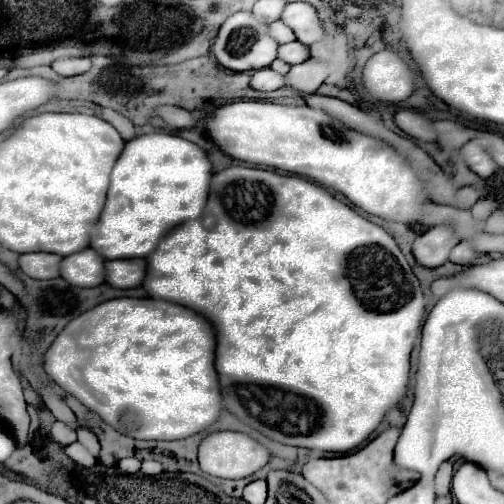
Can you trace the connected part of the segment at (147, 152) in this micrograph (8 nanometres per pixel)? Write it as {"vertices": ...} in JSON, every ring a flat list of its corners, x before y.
{"vertices":[[144,134,126,142,110,174,110,198,92,230,90,246,106,260,146,258,178,224,196,220,208,200,212,162,194,142,174,134]]}

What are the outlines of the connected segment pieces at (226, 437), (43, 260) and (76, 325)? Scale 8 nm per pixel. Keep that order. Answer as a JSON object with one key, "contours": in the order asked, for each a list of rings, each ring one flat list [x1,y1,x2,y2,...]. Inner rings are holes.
{"contours":[[[214,432,214,434,208,434,198,448,200,468,206,474,218,476,218,478,246,478,246,476,252,476,254,472,264,468,270,462,270,458,272,458,272,454,266,446,262,446,258,440,254,440,252,436,242,434,242,432]],[[36,252,36,254,22,254,20,256,20,268,36,280,52,280,60,276,60,262,62,256,58,254,46,254,46,252]],[[114,298,98,304,90,312,84,312,82,316,78,316,78,320,72,320,62,330,62,334,58,334,58,338,54,340,54,344,44,356,44,370,66,394,72,394,74,398,78,398,86,408,94,410,106,424,110,424,118,432,132,436,136,440,182,440,208,428,224,412,218,372,214,368,214,346,216,346,216,336,214,336,212,324,204,316,200,316,198,312,186,306,180,306,168,300,158,300,158,298]]]}

